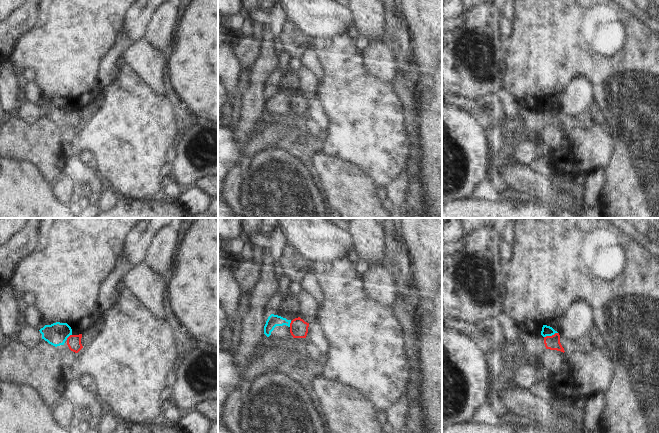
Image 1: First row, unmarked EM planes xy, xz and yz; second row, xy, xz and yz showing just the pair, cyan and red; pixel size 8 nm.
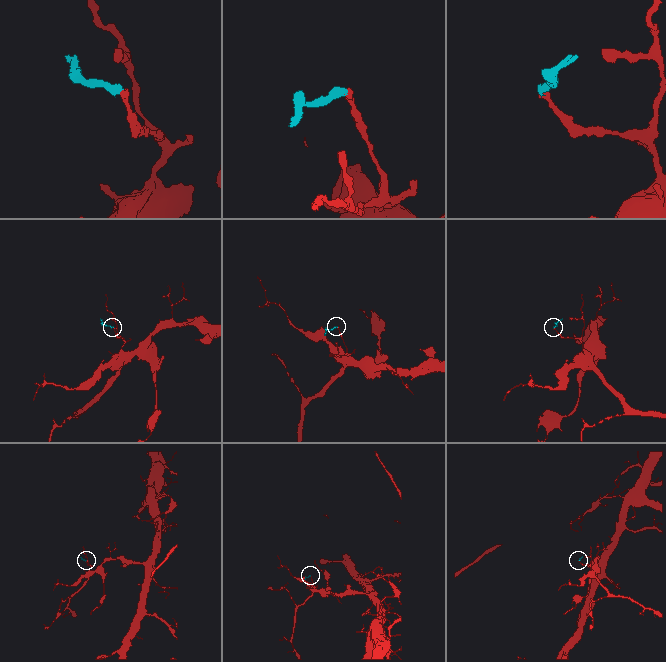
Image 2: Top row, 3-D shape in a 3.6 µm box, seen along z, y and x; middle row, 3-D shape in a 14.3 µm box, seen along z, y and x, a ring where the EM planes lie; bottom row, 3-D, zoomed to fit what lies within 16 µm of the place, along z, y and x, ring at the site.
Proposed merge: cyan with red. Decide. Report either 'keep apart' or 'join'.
keep apart

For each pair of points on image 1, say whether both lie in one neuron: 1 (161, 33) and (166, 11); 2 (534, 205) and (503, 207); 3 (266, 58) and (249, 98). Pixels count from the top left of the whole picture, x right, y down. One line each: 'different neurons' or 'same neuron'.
1: same neuron
2: same neuron
3: same neuron

